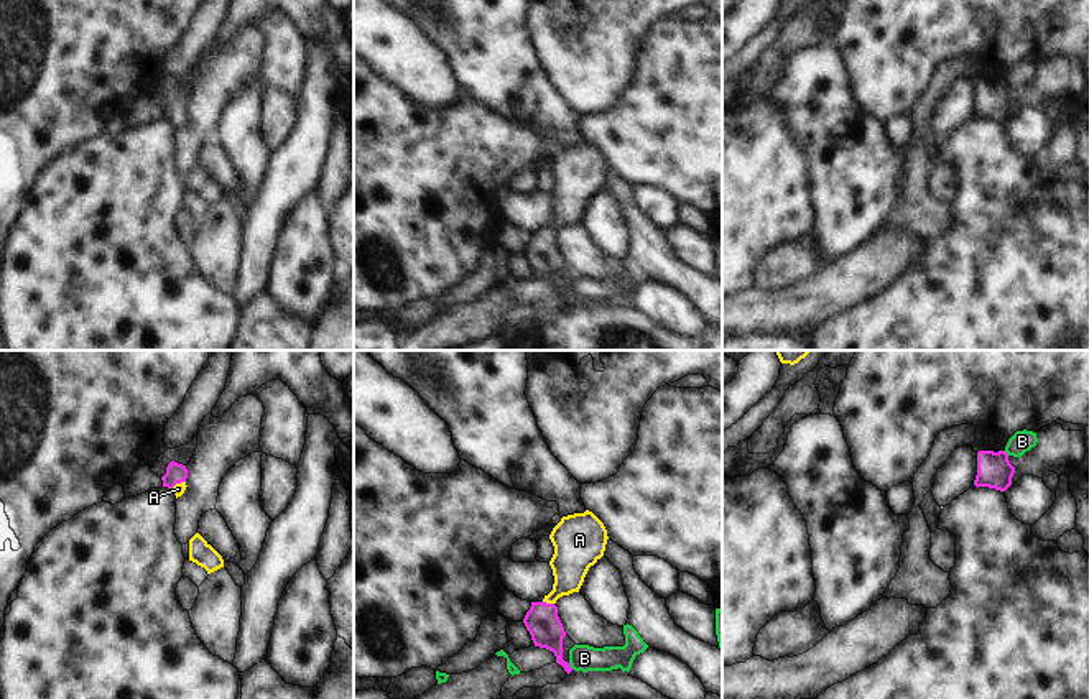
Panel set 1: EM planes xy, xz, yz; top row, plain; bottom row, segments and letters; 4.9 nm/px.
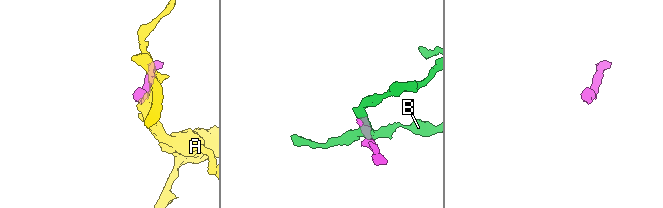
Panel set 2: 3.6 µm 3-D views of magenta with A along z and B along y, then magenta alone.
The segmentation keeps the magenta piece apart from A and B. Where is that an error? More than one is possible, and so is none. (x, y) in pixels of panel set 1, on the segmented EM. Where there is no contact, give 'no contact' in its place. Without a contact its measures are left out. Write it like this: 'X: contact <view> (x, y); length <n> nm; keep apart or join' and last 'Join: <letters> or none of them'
A: contact xz (548, 604); length 60 nm; join
B: contact xz (569, 666); length 40 nm; keep apart
Join: A

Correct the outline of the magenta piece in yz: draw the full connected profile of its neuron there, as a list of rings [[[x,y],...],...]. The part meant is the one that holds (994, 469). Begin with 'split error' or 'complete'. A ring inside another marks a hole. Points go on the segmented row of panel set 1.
complete; [[[979,451],[975,487],[989,487],[1005,492],[1012,485],[1015,467],[1008,461],[1005,451]]]

